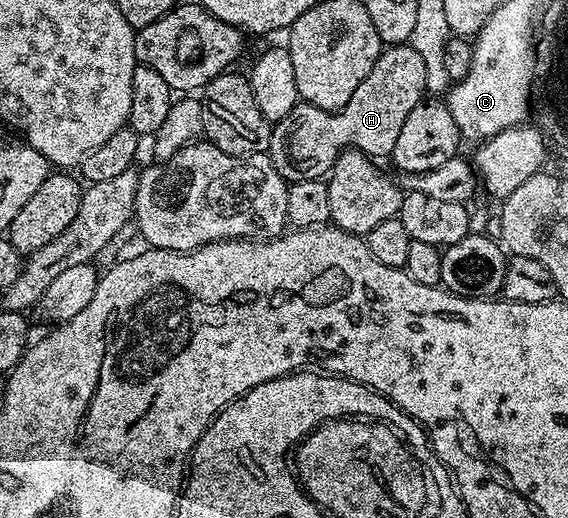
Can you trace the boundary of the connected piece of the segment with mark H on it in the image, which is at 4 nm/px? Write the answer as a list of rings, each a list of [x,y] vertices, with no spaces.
[[[411,43],[385,47],[378,62],[374,62],[374,70],[362,78],[362,86],[354,90],[350,102],[346,102],[340,111],[327,112],[301,102],[290,110],[290,114],[286,114],[286,118],[273,123],[266,155],[274,162],[274,170],[278,170],[284,180],[293,184],[313,179],[312,148],[317,158],[325,160],[328,166],[339,158],[345,148],[357,148],[373,158],[391,157],[394,142],[398,142],[398,134],[406,117],[420,100],[425,99],[427,92],[426,62],[422,62],[422,54],[418,54]]]

